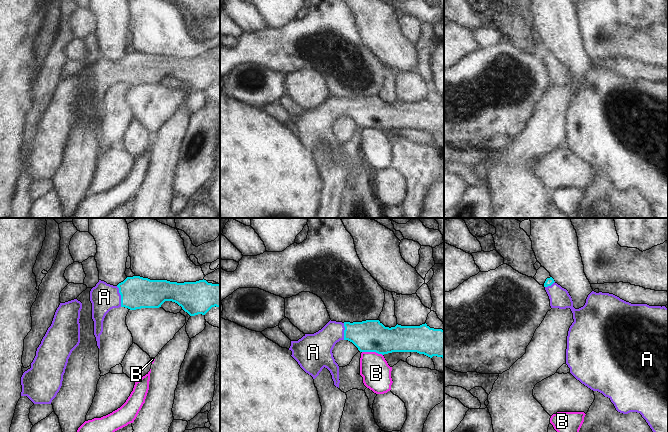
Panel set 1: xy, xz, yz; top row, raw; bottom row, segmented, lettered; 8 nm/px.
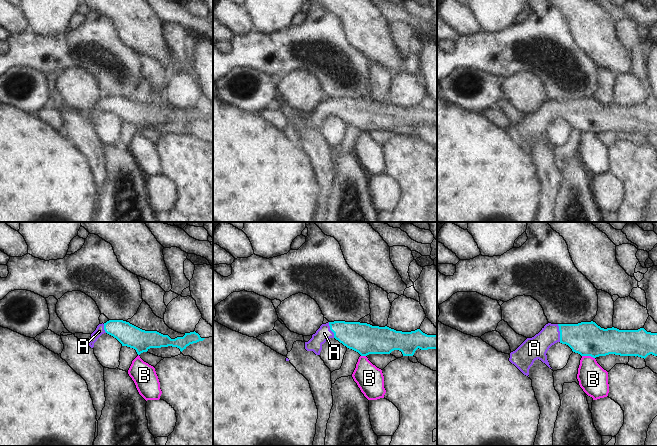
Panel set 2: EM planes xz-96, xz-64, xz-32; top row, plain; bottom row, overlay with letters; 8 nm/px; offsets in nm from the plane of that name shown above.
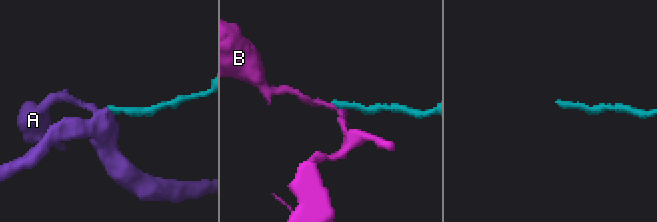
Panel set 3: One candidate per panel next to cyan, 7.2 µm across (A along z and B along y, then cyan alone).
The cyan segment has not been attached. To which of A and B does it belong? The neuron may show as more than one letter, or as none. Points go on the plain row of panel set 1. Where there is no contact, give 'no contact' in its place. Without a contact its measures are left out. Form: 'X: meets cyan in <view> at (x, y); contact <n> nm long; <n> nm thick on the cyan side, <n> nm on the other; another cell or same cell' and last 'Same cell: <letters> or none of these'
A: meets cyan in xy at (121, 72); contact 170 nm long; 260 nm thick on the cyan side, 220 nm on the other; same cell
B: meets cyan in xz at (372, 127); contact 170 nm long; 260 nm thick on the cyan side, 240 nm on the other; another cell
Same cell: A

